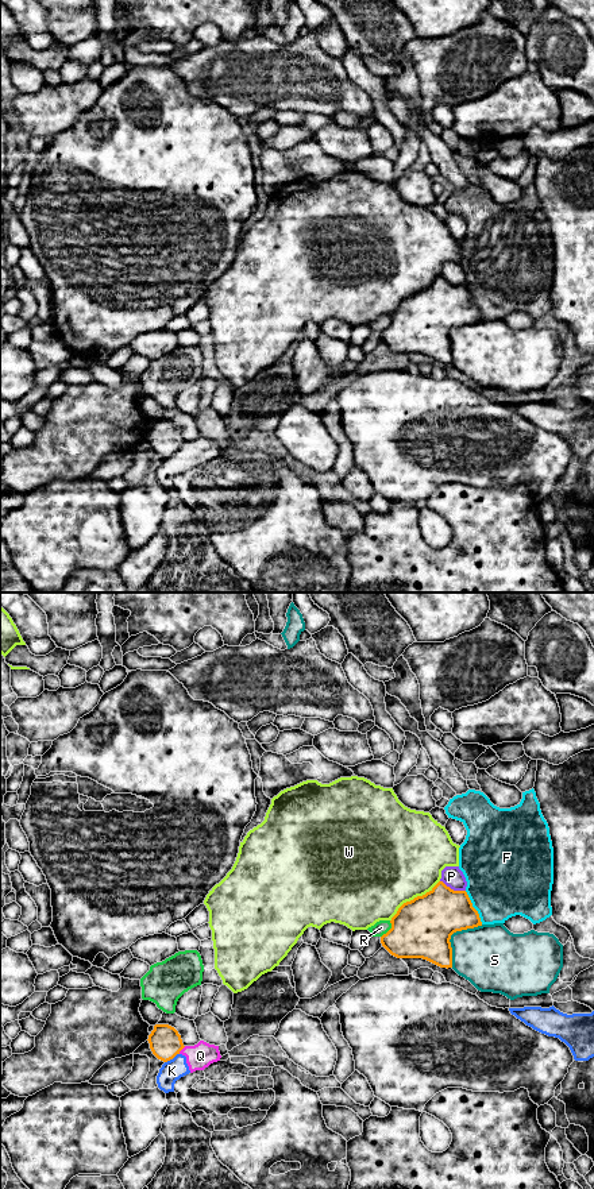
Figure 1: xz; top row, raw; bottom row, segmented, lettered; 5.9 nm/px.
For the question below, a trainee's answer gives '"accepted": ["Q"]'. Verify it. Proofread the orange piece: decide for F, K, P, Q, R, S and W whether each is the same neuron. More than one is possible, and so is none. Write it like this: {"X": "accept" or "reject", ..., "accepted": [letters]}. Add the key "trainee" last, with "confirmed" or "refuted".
{"F": "reject", "K": "reject", "P": "reject", "Q": "reject", "R": "reject", "S": "reject", "W": "reject", "accepted": [], "trainee": "refuted"}

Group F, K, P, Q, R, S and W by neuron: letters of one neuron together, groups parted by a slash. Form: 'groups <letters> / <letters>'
groups F / K Q / P / R / S / W

